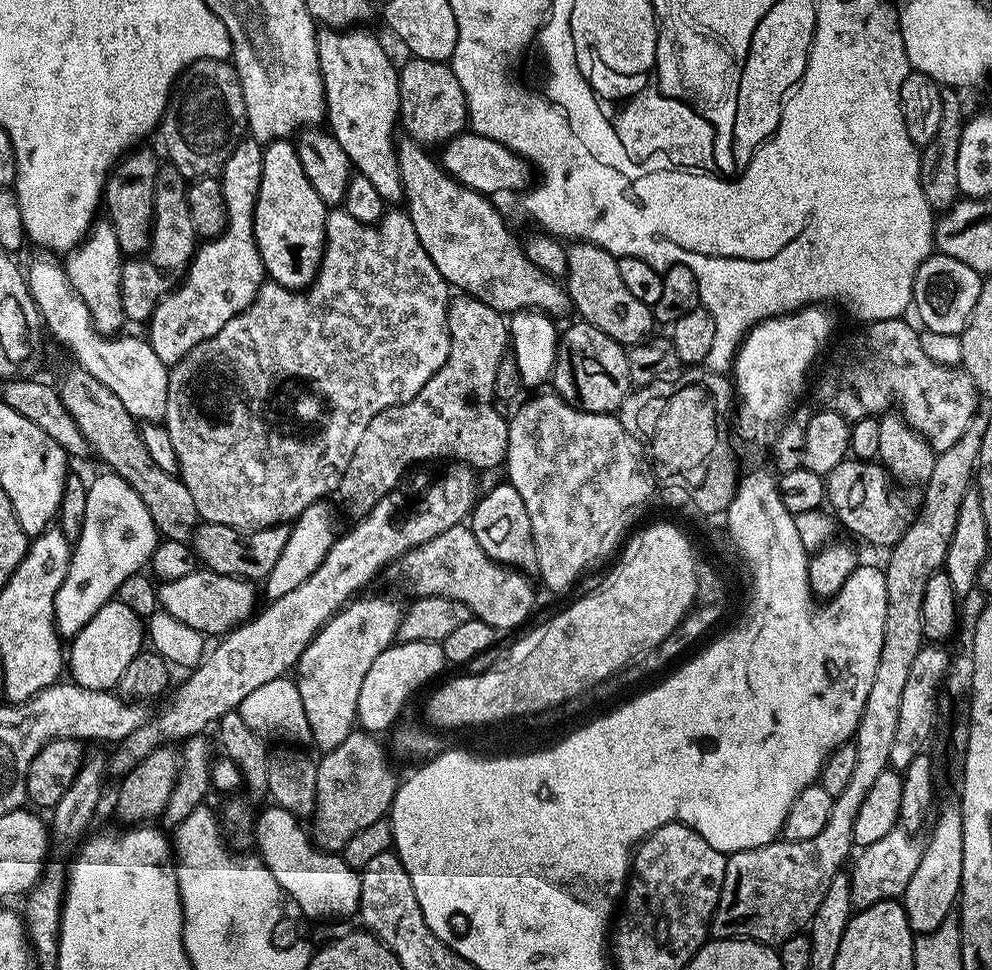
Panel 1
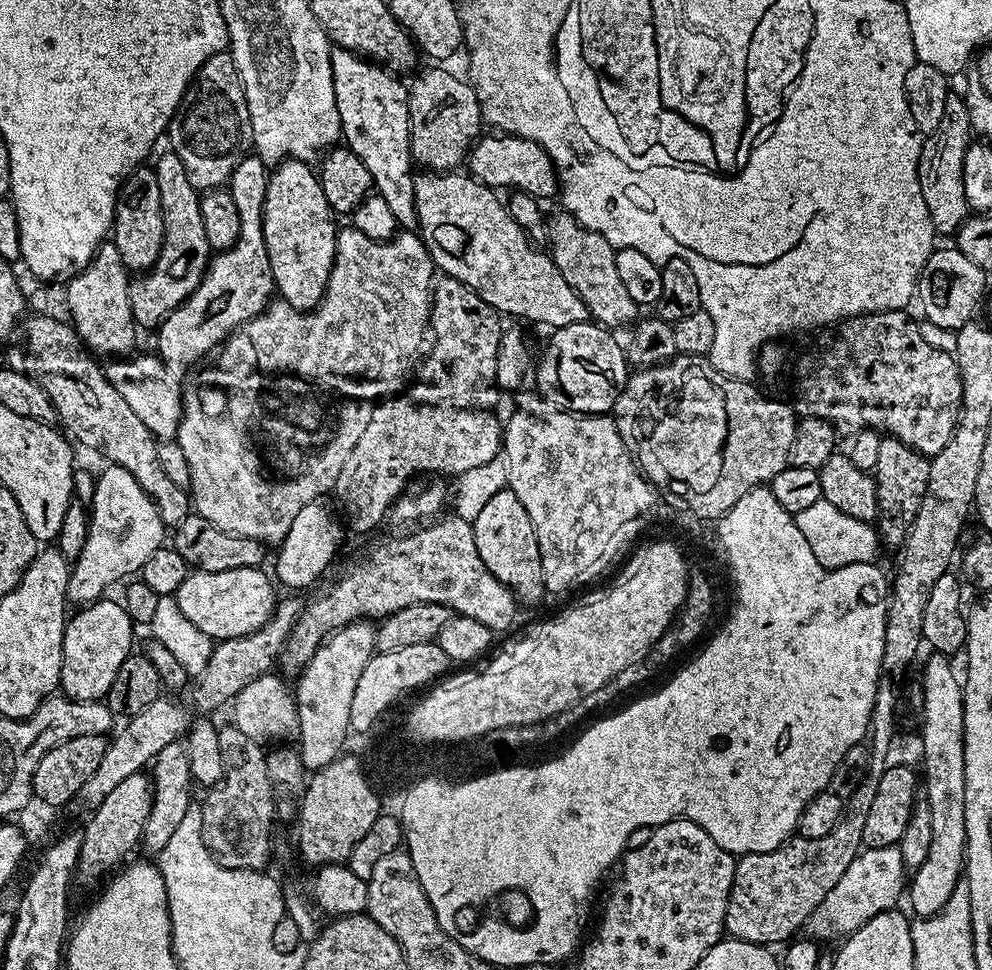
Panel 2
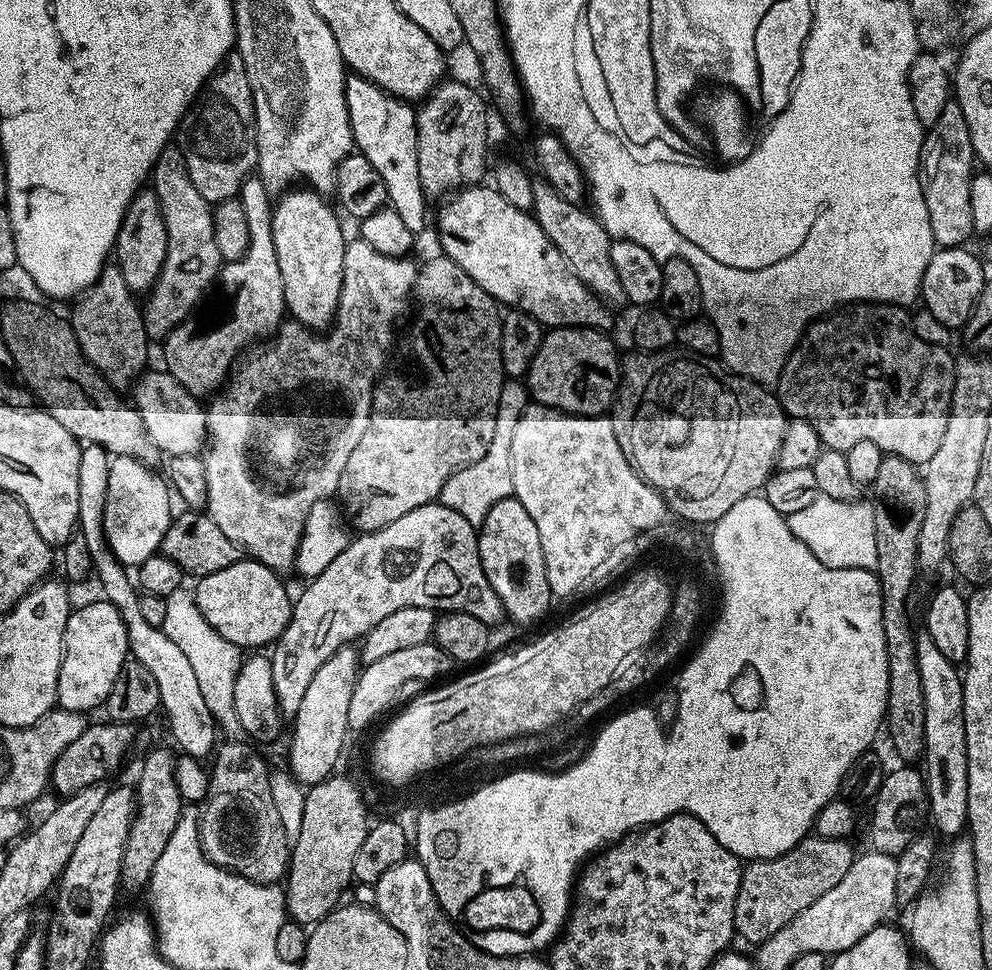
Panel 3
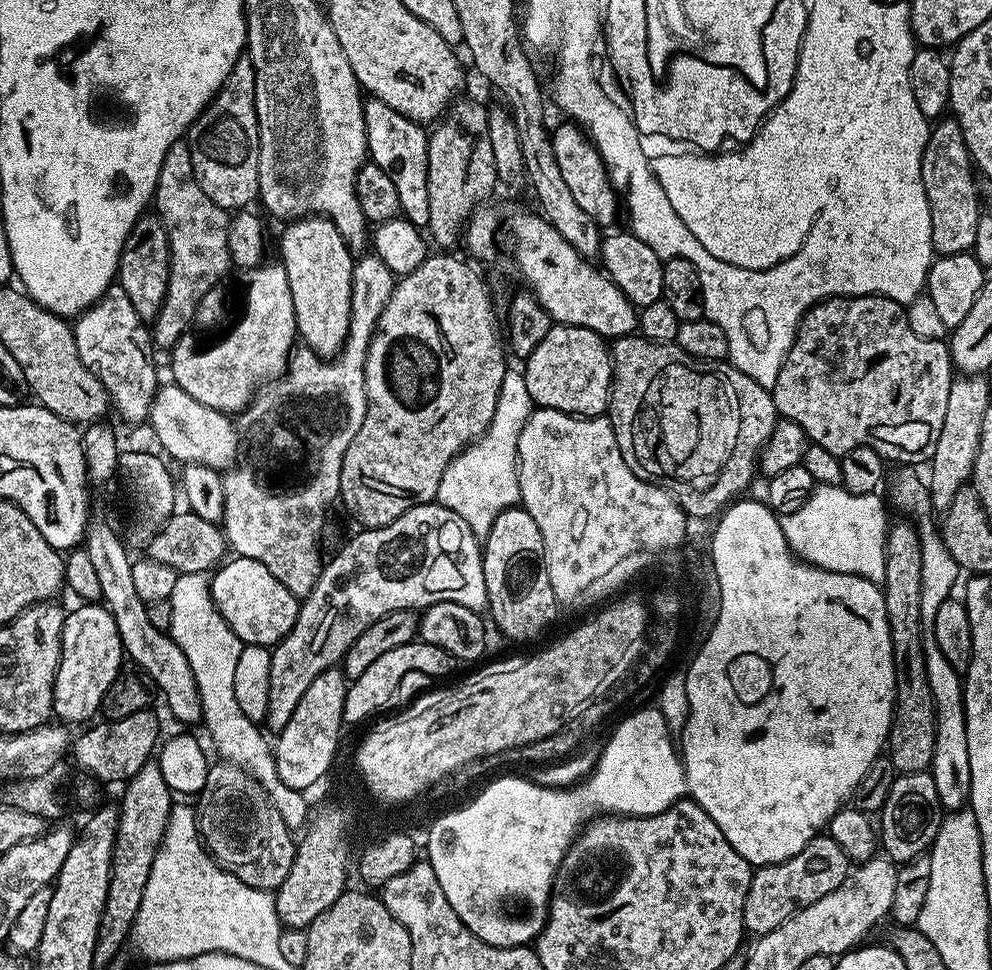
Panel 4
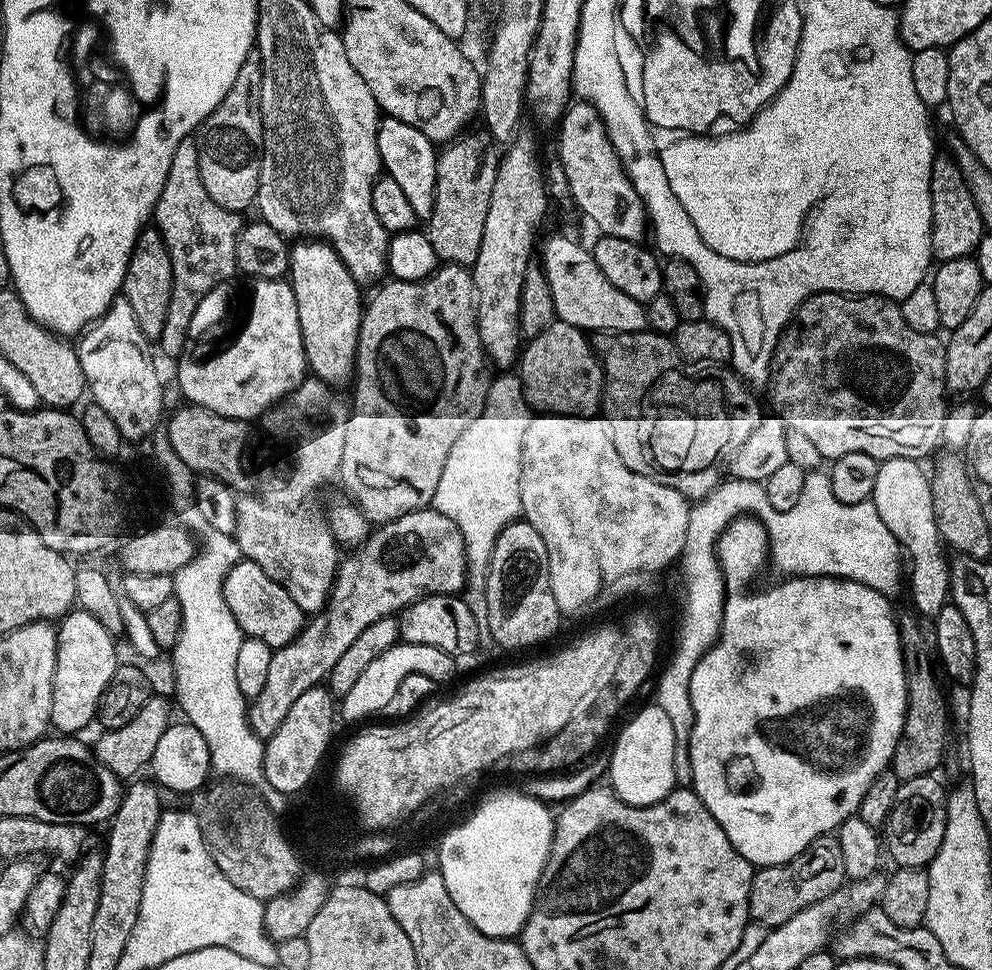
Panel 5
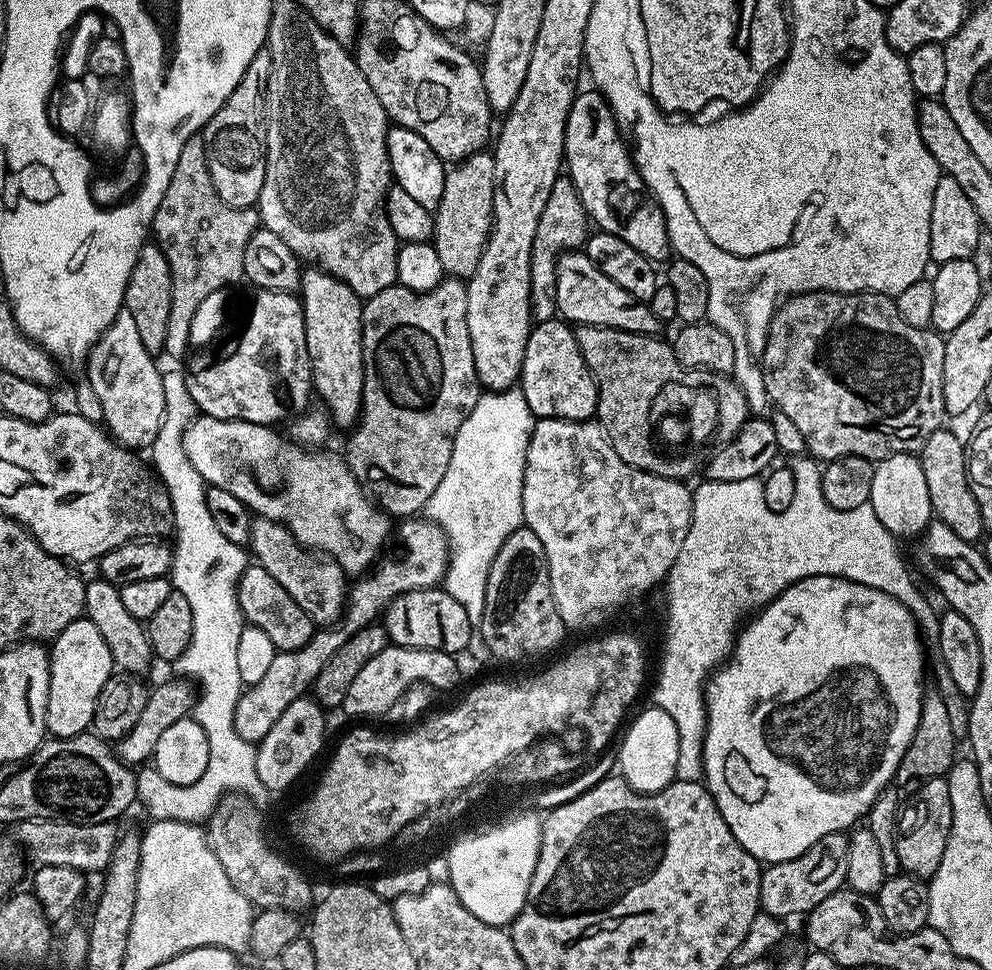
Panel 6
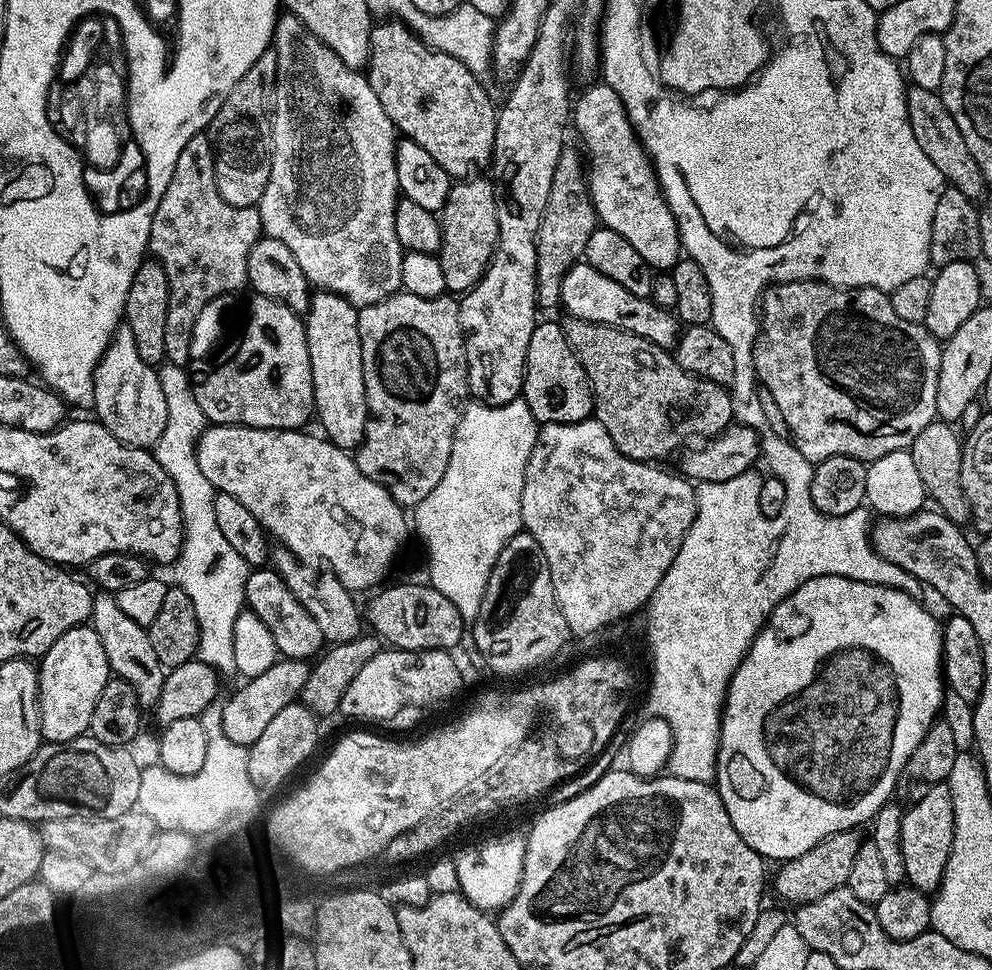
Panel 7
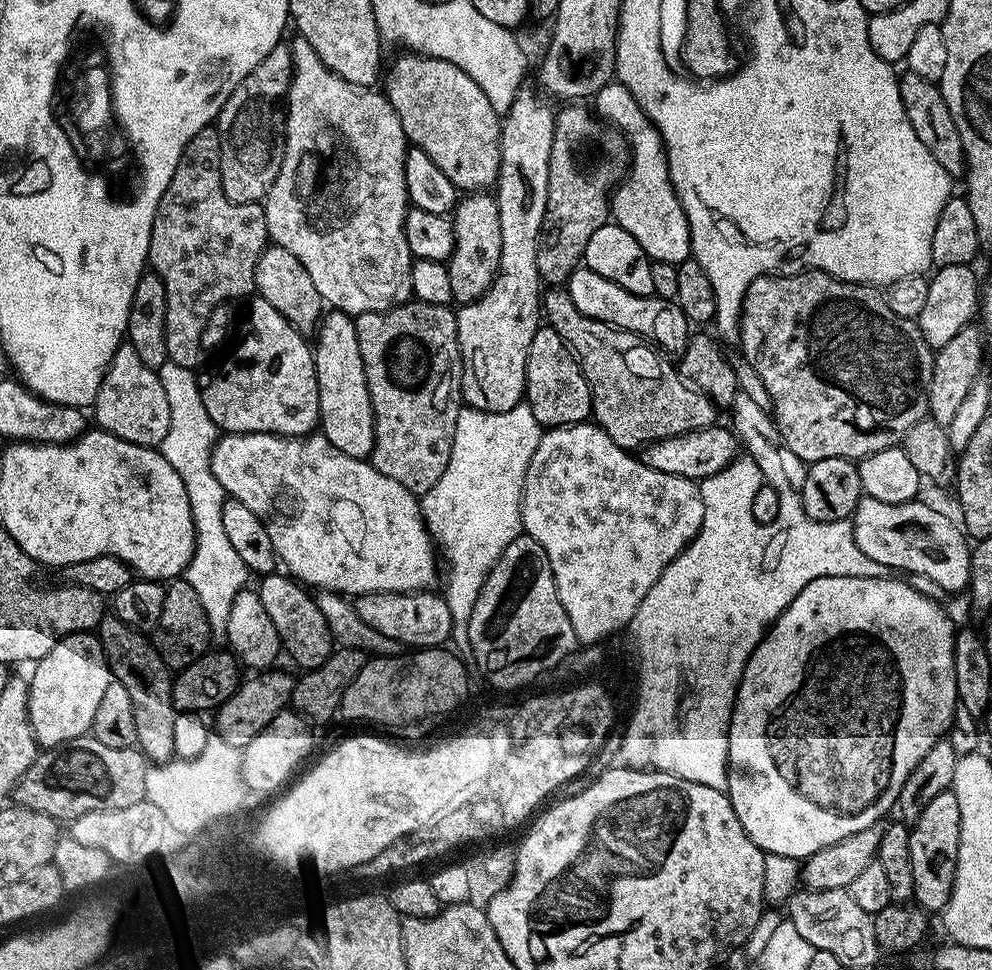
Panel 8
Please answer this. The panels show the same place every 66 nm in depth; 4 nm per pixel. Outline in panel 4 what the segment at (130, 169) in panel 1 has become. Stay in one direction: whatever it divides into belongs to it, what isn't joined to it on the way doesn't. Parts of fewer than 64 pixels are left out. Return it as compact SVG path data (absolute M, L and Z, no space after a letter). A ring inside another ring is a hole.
M155 214L140 216L130 230L126 242L120 251L120 270L118 287L126 290L138 318L146 322L156 319L158 310L166 296L166 286L170 278L170 242L164 229L164 223Z

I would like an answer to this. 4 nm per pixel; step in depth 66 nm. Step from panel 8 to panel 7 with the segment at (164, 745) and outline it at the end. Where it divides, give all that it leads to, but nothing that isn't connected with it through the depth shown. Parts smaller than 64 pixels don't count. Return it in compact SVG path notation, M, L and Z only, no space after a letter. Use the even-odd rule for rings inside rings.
M97 591L92 598L92 618L90 626L102 641L102 650L106 650L108 667L119 679L130 682L134 686L134 694L138 694L141 709L155 709L158 694L162 694L162 682L166 675L164 665L158 662L158 654L154 654L154 646L150 646L148 629L138 626L118 606L115 595L110 592Z

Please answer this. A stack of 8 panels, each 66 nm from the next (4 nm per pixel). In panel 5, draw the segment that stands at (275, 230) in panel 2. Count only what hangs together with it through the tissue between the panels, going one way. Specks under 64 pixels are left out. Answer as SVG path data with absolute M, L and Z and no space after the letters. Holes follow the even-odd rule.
M304 238L291 245L288 276L298 302L298 322L302 326L304 353L311 375L333 386L353 379L356 347L360 341L361 285L346 270L342 258L325 241Z

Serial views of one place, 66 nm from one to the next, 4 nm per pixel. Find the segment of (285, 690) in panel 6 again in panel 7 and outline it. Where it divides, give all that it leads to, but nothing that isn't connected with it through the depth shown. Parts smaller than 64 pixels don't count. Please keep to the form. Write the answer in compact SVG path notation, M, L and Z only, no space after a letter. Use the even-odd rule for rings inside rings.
M280 658L274 666L270 666L270 670L245 679L244 685L228 701L223 701L220 710L222 730L226 730L226 738L230 738L230 742L238 742L238 746L251 748L252 744L258 742L259 736L265 732L268 723L282 709L299 701L302 686L306 686L309 667L309 661L306 660Z

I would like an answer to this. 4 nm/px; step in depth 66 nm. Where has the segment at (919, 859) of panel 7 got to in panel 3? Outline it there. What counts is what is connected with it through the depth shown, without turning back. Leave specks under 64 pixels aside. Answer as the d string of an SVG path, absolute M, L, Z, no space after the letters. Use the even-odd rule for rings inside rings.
M900 766L885 775L878 794L871 801L872 821L868 824L868 836L872 839L871 847L887 856L899 856L915 836L921 835L920 828L929 819L928 792L925 777L915 772L915 767Z

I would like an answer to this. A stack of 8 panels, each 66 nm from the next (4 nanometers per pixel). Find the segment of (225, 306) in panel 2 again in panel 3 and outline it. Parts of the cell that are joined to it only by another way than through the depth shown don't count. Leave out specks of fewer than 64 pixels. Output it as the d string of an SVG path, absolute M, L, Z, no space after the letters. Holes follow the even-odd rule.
M253 174L242 182L238 199L242 210L246 210L246 222L250 225L250 246L242 258L227 261L218 277L219 287L224 287L225 294L232 296L232 313L221 324L205 332L196 318L189 318L170 330L168 337L162 341L163 367L197 398L204 398L216 387L219 389L229 379L241 355L240 348L247 349L251 340L267 332L275 333L286 316L282 274L278 270L278 254L274 251L273 197L259 175Z

